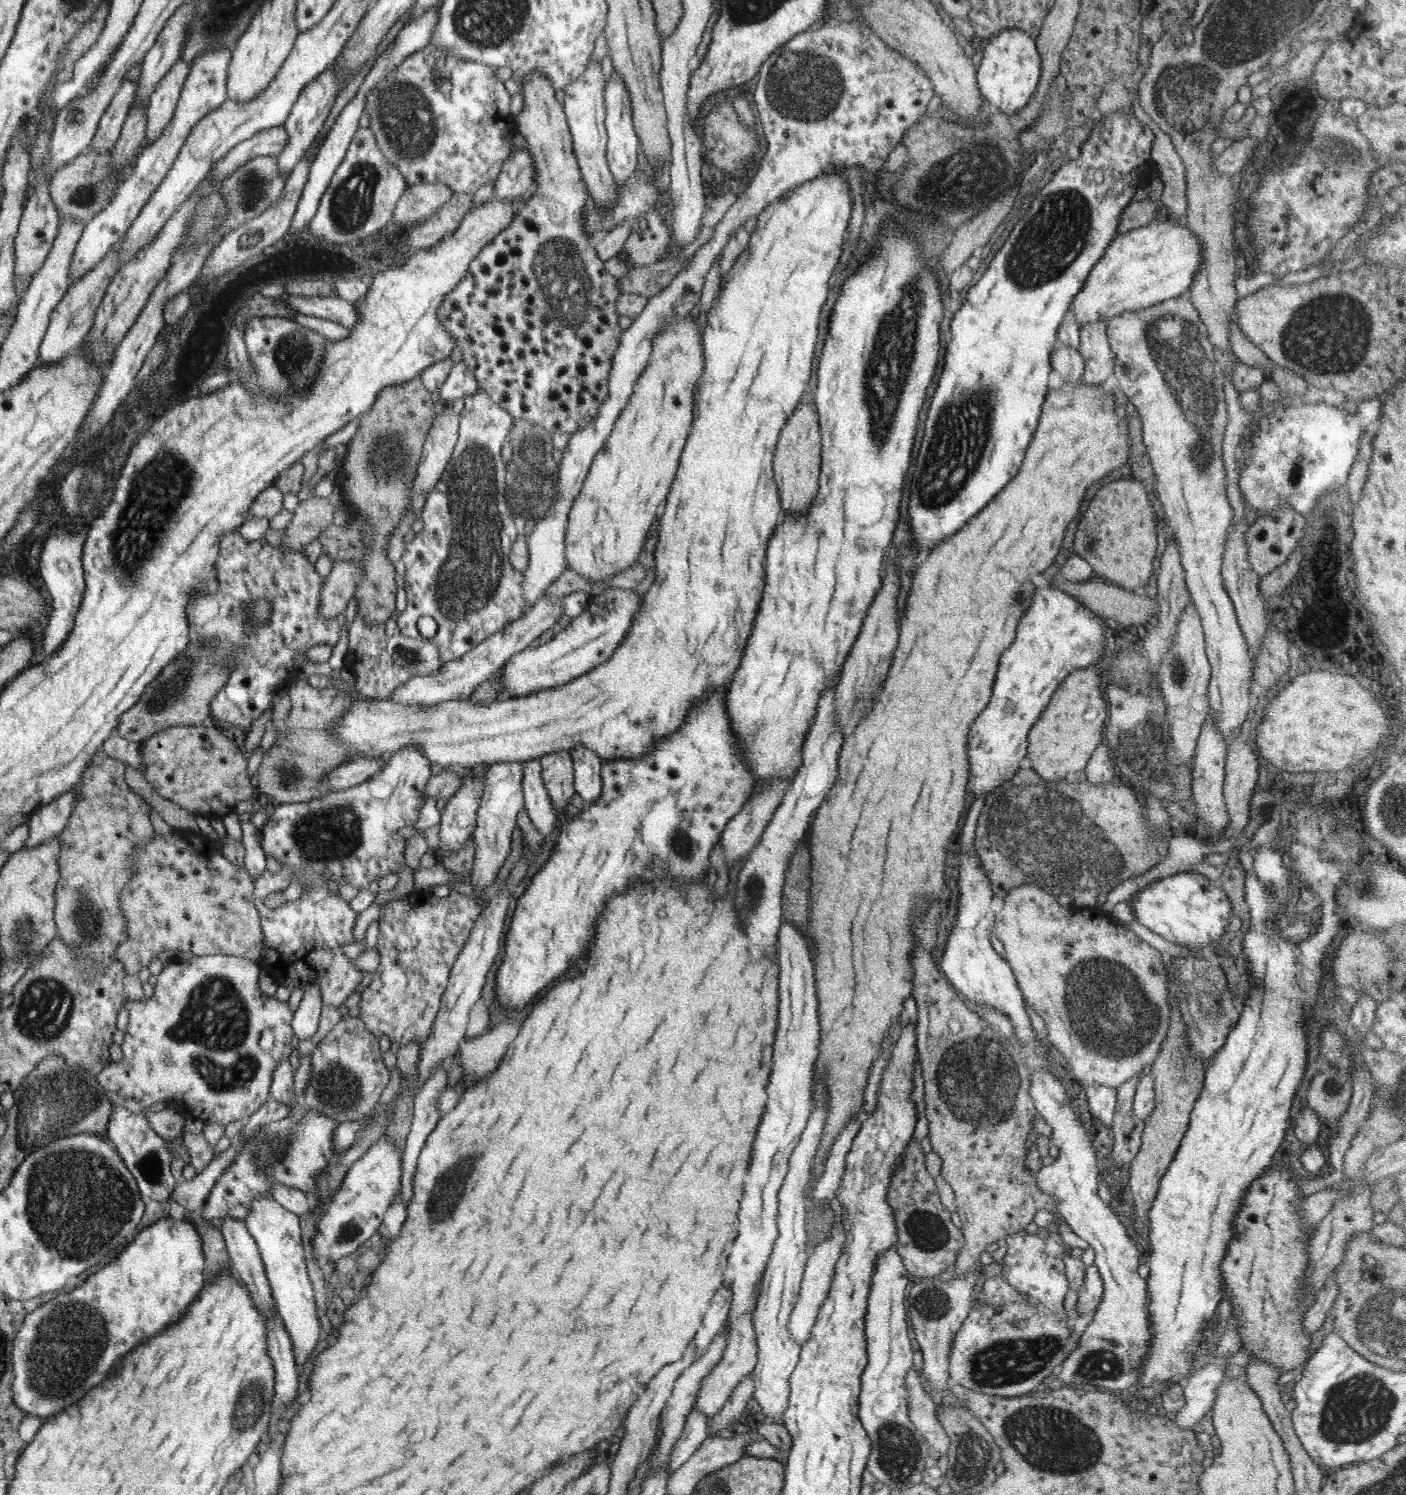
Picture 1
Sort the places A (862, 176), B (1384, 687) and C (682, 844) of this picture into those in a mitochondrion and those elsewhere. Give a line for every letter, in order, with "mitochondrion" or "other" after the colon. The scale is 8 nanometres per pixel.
A: other
B: other
C: mitochondrion

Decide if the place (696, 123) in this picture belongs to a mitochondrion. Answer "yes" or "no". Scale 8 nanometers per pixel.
no

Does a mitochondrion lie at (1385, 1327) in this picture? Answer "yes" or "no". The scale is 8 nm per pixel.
yes

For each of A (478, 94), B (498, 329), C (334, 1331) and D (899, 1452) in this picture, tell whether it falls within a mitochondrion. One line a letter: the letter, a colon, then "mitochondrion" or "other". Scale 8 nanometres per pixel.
A: other
B: other
C: other
D: mitochondrion

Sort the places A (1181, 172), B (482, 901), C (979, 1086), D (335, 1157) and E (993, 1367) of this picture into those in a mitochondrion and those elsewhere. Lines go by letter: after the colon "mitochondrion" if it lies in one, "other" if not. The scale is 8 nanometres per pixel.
A: other
B: other
C: mitochondrion
D: other
E: mitochondrion

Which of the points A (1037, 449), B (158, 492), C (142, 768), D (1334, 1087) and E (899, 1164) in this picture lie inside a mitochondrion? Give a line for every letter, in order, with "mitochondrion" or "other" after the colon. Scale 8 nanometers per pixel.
A: other
B: mitochondrion
C: other
D: mitochondrion
E: other

